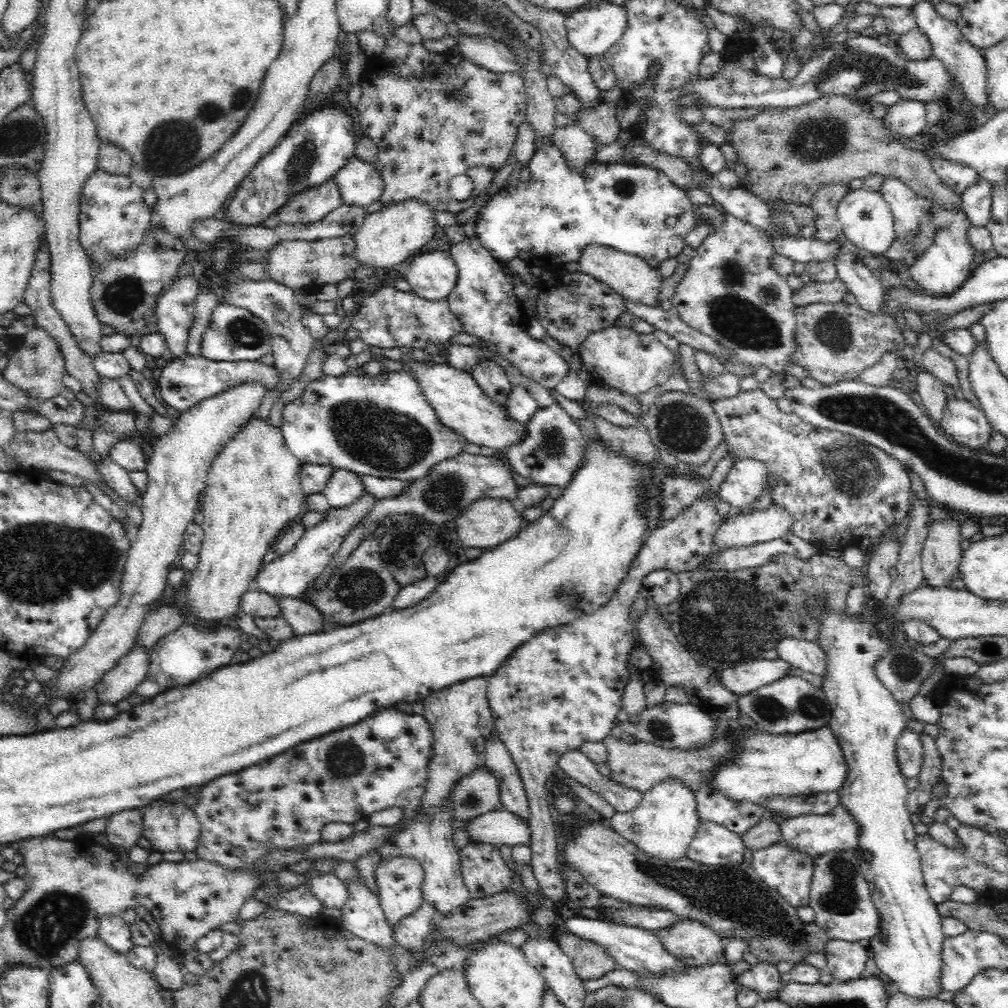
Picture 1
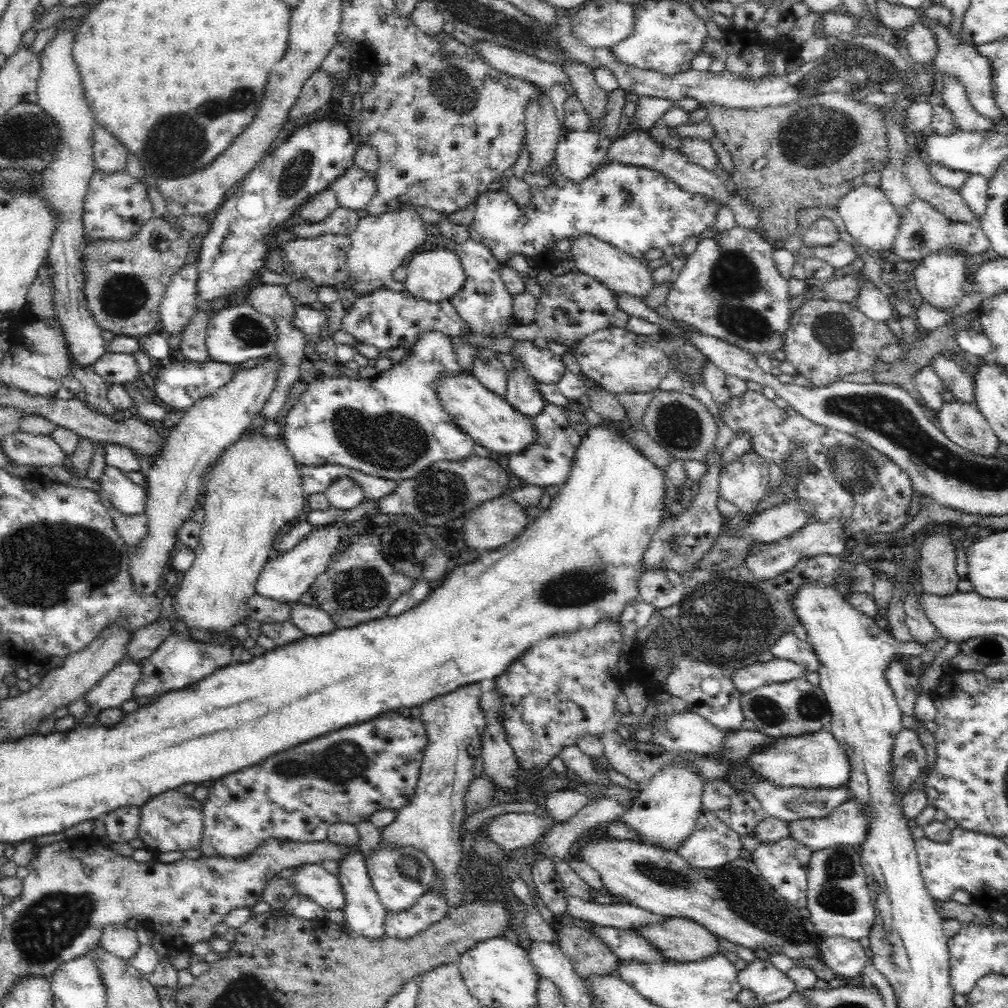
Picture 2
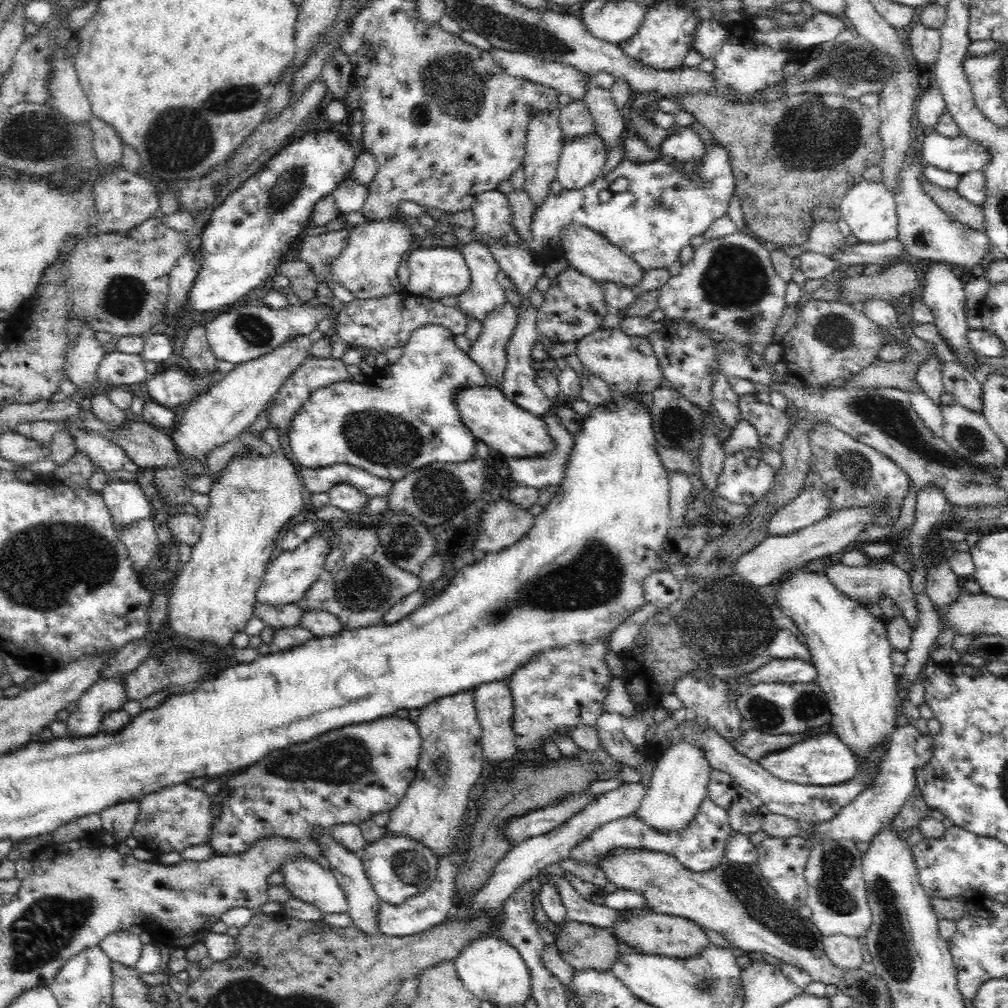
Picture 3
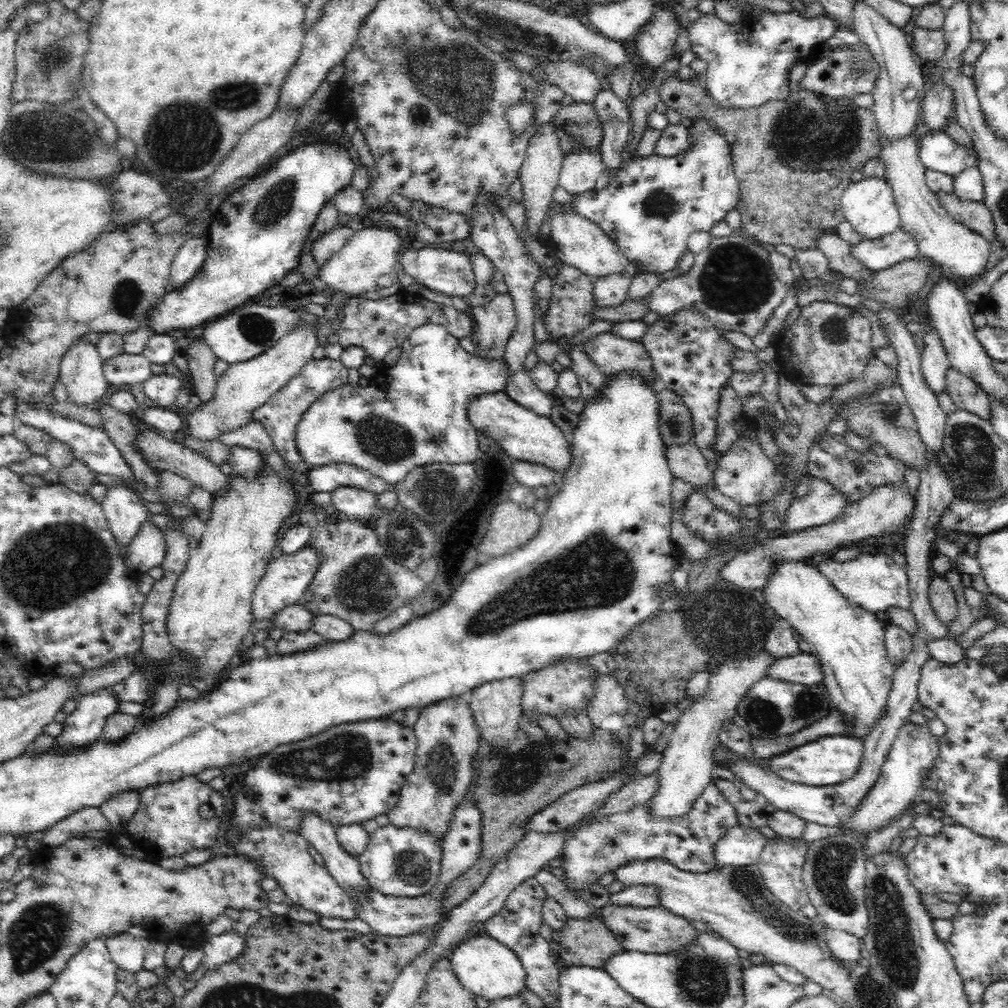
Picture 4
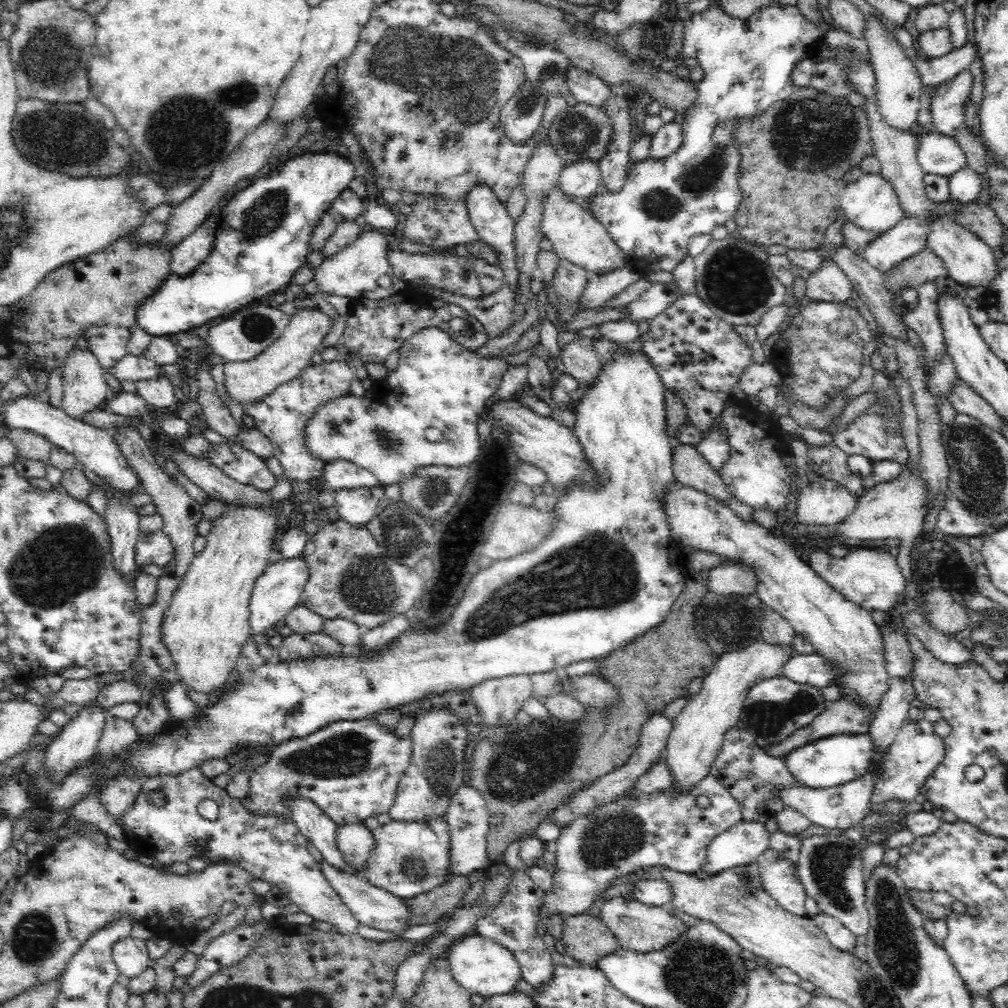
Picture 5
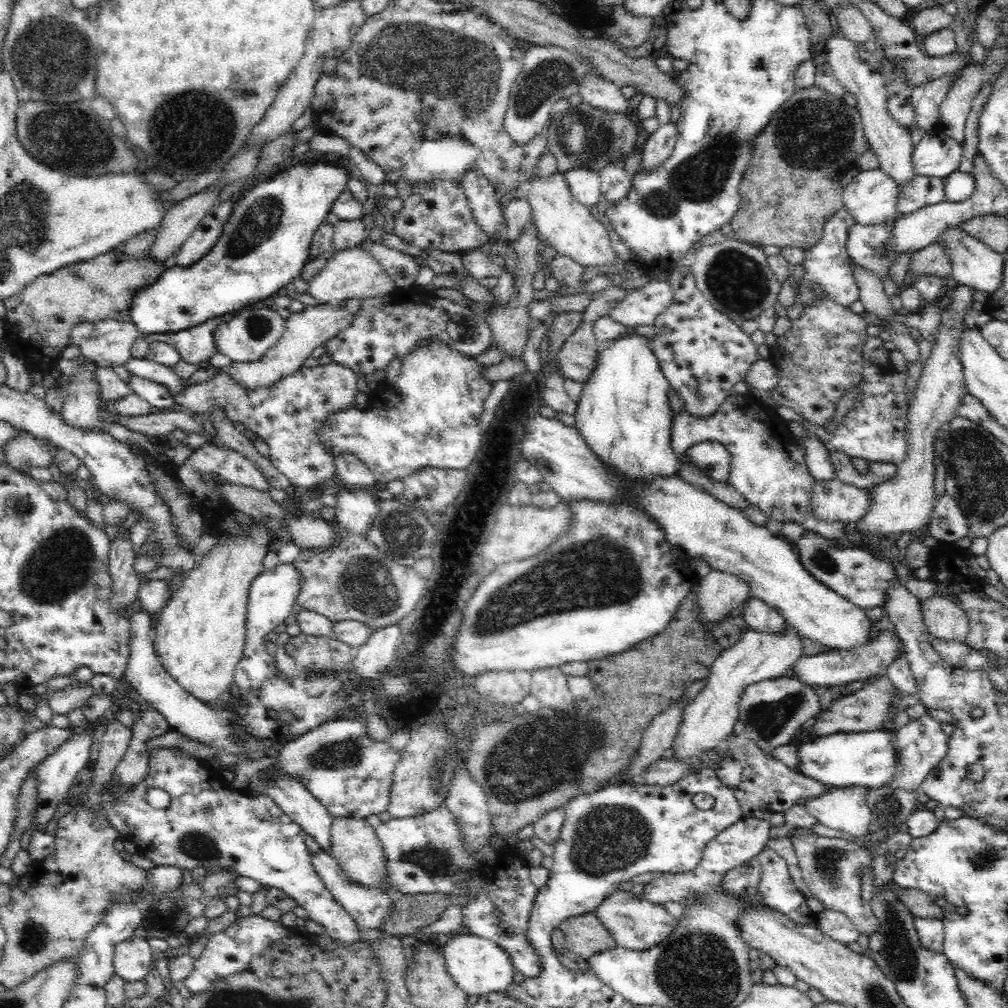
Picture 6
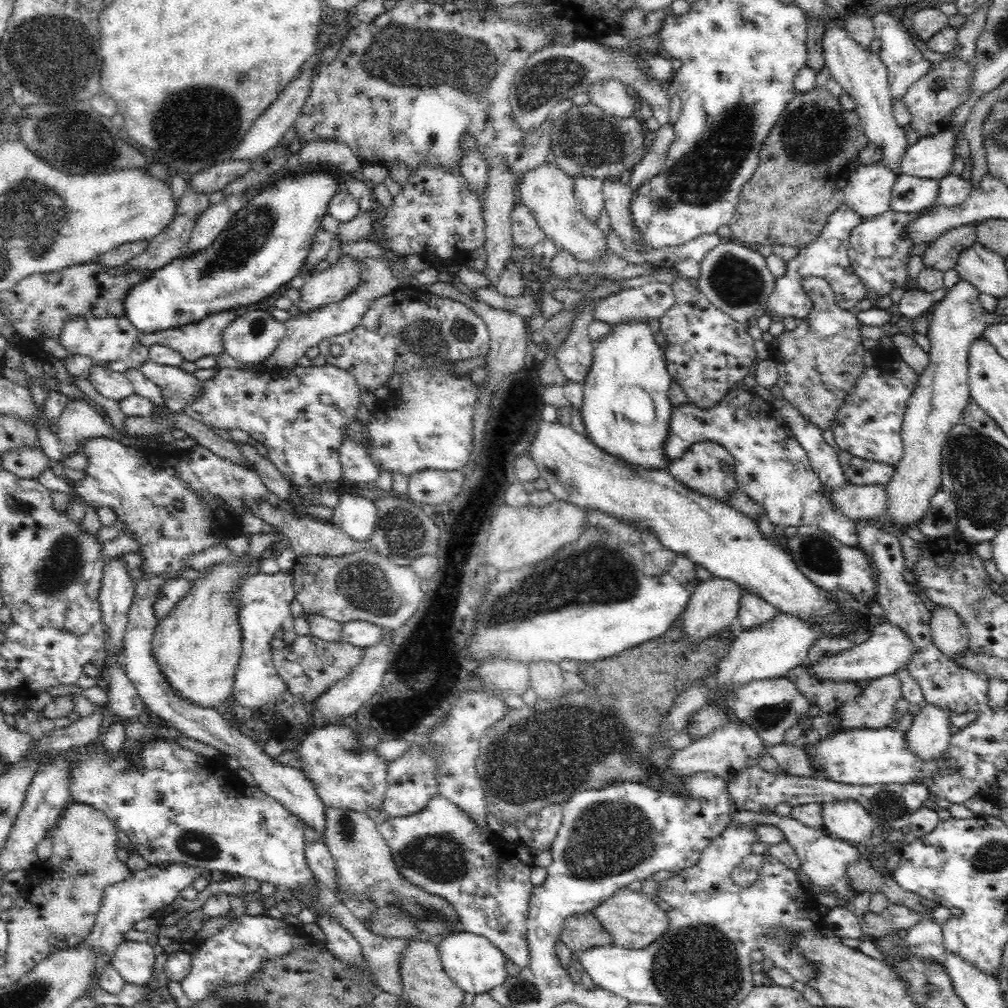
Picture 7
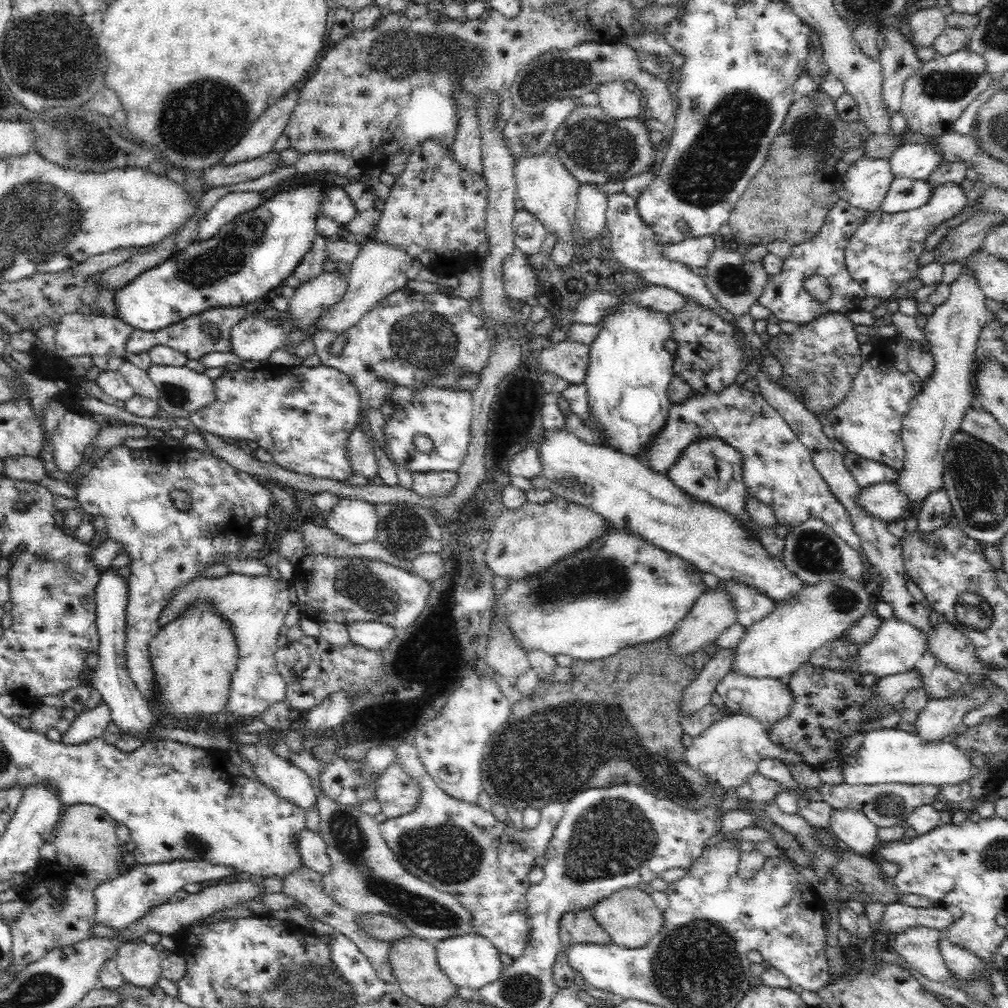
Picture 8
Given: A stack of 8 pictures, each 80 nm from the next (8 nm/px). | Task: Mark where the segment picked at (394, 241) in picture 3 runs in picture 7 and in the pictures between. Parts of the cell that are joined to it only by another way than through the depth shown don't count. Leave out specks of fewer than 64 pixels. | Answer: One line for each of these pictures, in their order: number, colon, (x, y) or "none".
4: (372, 252)
5: (355, 272)
6: (350, 273)
7: (331, 285)

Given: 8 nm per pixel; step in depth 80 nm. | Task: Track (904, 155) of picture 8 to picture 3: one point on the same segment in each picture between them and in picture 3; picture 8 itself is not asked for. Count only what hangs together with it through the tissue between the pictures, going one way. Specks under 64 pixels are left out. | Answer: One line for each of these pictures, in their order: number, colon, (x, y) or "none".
3: (960, 155)
4: (938, 153)
5: (937, 154)
6: (937, 155)
7: (930, 157)

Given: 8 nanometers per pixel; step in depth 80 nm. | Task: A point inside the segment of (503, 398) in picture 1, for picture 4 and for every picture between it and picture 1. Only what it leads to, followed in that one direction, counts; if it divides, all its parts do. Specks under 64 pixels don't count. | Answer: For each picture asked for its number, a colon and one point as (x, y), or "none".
2: (488, 369)
3: (497, 325)
4: (496, 318)

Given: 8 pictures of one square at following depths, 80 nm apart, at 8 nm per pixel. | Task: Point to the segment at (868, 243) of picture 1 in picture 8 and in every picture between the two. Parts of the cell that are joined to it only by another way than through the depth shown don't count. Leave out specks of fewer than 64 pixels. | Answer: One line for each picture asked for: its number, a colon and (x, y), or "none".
2: (870, 217)
3: (869, 207)
4: (868, 205)
5: (871, 203)
6: (871, 197)
7: (868, 190)
8: (868, 179)

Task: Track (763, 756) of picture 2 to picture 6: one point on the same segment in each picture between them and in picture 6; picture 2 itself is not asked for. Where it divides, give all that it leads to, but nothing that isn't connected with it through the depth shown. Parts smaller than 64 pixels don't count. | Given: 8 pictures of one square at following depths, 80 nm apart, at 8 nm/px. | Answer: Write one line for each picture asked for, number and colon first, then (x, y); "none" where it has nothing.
3: (824, 760)
4: (830, 760)
5: (831, 761)
6: (869, 759)

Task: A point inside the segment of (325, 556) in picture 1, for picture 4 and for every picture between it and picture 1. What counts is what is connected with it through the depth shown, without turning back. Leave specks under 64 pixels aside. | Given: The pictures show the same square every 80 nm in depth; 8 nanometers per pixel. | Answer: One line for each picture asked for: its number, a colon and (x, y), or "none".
2: (286, 578)
3: (287, 578)
4: (286, 578)

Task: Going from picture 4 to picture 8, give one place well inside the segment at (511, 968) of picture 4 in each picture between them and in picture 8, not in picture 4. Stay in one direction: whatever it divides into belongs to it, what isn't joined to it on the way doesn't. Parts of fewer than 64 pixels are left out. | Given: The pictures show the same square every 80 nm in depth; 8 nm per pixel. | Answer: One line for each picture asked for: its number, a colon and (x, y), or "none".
5: (481, 966)
6: (478, 966)
7: (474, 964)
8: (471, 961)

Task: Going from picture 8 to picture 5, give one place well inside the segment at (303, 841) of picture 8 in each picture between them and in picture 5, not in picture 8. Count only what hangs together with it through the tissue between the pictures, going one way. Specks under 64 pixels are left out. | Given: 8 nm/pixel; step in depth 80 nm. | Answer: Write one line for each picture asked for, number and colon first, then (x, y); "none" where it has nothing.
5: (371, 906)
6: (367, 908)
7: (318, 858)

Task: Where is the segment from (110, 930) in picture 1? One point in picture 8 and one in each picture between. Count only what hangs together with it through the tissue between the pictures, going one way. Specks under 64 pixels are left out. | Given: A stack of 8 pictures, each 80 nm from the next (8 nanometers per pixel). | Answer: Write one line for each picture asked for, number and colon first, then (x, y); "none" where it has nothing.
2: (120, 941)
3: (125, 948)
4: (128, 952)
5: (131, 956)
6: (132, 959)
7: (134, 960)
8: (139, 963)

